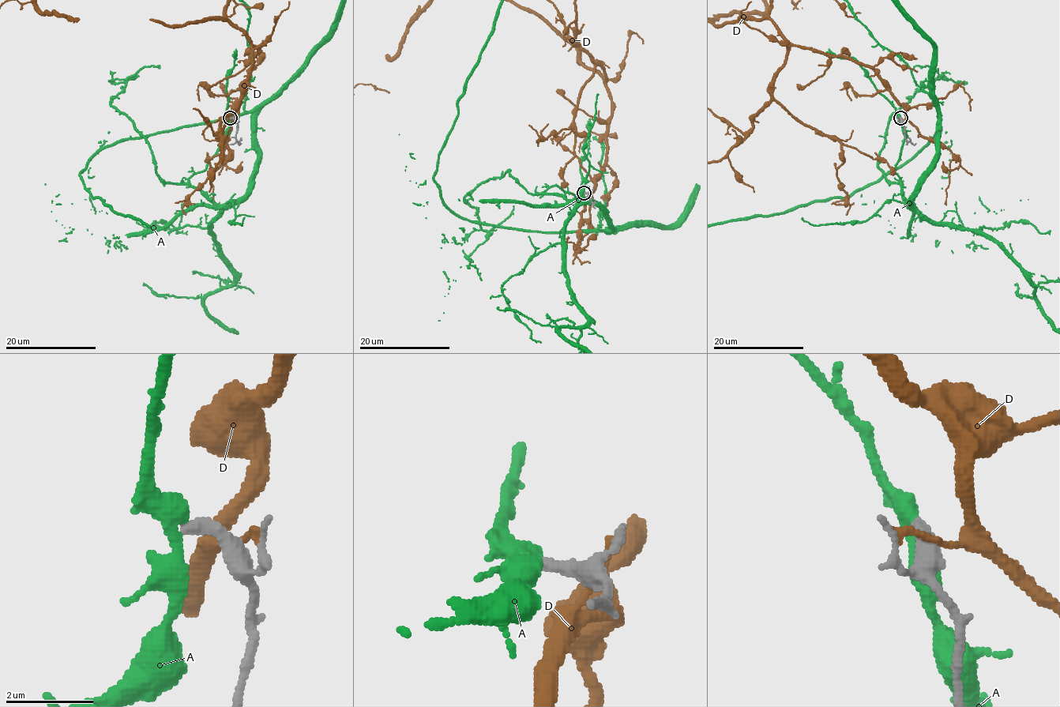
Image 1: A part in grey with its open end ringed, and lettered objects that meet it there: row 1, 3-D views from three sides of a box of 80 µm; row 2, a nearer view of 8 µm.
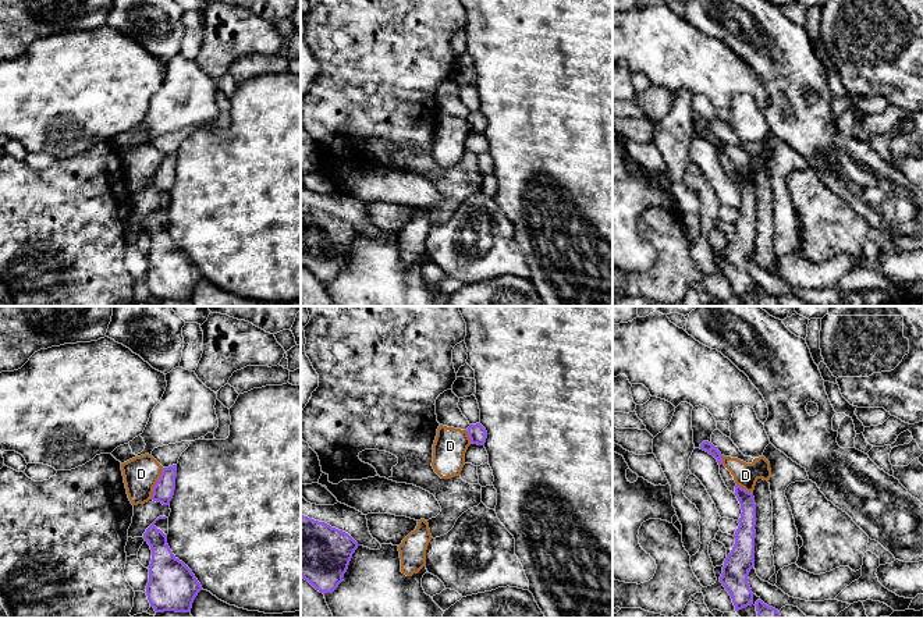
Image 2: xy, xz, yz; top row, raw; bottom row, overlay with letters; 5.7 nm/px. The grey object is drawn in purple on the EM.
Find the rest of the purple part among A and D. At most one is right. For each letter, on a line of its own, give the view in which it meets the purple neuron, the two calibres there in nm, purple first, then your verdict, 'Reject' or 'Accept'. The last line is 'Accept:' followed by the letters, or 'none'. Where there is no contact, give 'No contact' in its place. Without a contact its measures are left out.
A: No contact. Reject
D: Touches purple in xy. Thickness 120 nm (purple) against 200 nm. Reject
Accept: none

